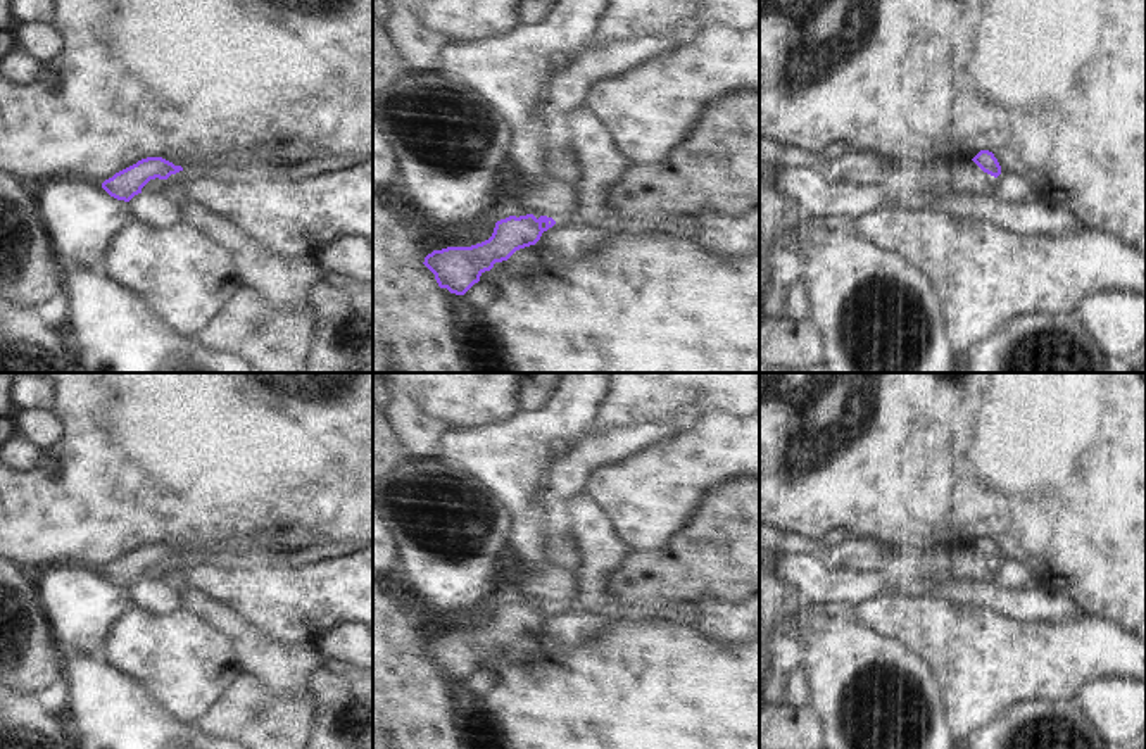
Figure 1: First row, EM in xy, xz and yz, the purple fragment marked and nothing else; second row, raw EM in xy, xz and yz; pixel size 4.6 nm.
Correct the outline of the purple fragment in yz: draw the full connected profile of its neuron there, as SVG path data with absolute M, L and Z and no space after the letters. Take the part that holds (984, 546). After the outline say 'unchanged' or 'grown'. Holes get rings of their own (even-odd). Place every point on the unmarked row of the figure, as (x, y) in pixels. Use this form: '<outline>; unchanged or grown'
M980 537L973 545L972 545L984 559L998 564L1001 561L1001 552L998 545L994 544L992 538L989 537Z; unchanged

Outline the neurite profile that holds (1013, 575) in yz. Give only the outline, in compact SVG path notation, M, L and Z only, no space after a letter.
M1001 559L996 564L994 582L1008 590L1034 590L1041 587L1041 580L1032 568L1015 559Z

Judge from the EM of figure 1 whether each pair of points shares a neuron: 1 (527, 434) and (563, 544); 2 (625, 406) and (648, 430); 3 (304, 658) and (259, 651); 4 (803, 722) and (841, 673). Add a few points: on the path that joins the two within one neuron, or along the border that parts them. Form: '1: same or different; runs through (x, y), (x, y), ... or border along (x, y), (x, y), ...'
1: different; border along (547, 534), (544, 547), (546, 563)
2: different; border along (677, 425), (672, 418), (653, 418), (601, 428)
3: same; runs through (294, 658), (270, 658)
4: different; border along (810, 706), (824, 730)

